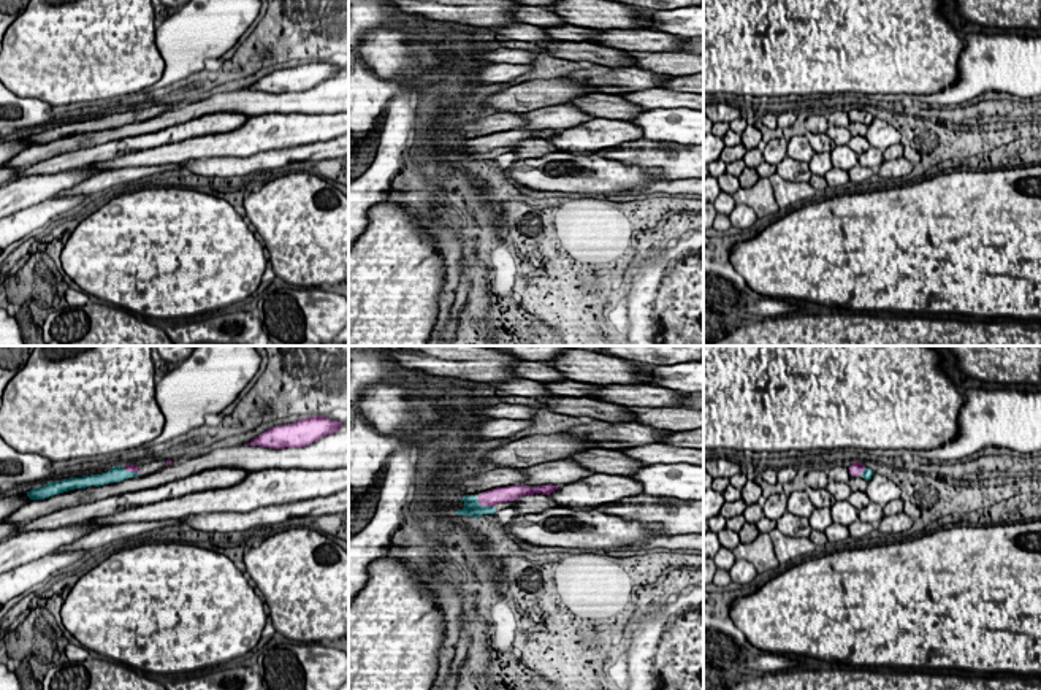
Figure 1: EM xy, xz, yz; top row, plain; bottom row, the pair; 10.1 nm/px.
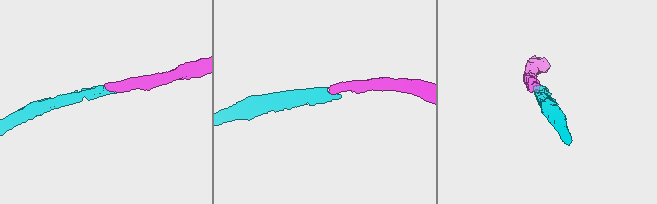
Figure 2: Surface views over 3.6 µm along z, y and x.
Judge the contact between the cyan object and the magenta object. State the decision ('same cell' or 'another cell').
same cell

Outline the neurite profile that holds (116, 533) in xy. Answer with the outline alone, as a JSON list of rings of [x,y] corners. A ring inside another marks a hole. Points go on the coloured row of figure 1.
[[[181,519],[170,520],[151,520],[151,522],[124,522],[116,525],[106,525],[100,530],[90,531],[84,535],[81,539],[59,547],[55,552],[70,552],[70,550],[90,550],[100,546],[106,546],[109,542],[122,542],[130,536],[138,536],[143,533],[149,533],[163,527],[182,527]]]

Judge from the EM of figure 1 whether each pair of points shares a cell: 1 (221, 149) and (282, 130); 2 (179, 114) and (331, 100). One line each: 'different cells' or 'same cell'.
1: same cell
2: same cell

